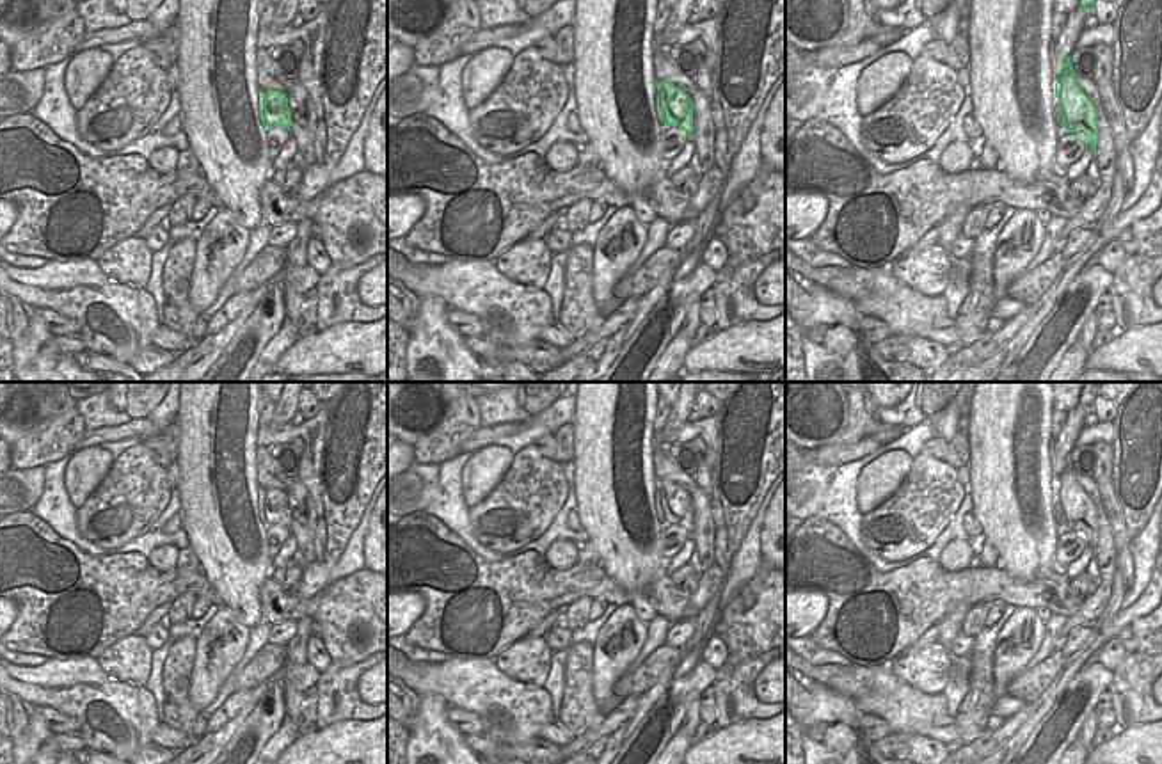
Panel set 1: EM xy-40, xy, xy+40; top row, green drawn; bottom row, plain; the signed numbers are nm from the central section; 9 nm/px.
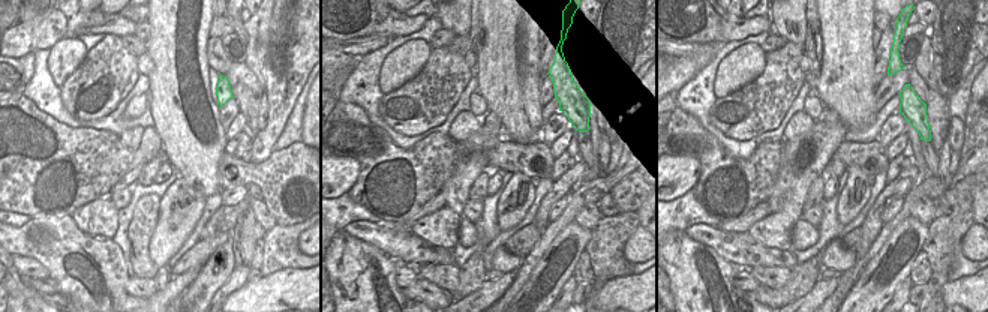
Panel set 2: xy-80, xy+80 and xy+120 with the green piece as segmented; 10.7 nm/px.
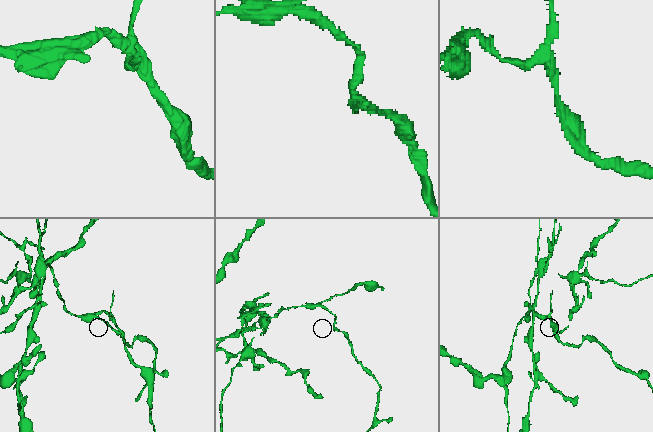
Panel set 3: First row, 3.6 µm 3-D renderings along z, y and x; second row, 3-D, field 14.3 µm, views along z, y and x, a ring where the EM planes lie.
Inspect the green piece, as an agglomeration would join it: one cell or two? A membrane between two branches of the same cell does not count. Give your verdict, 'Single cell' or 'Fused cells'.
Fused cells.

